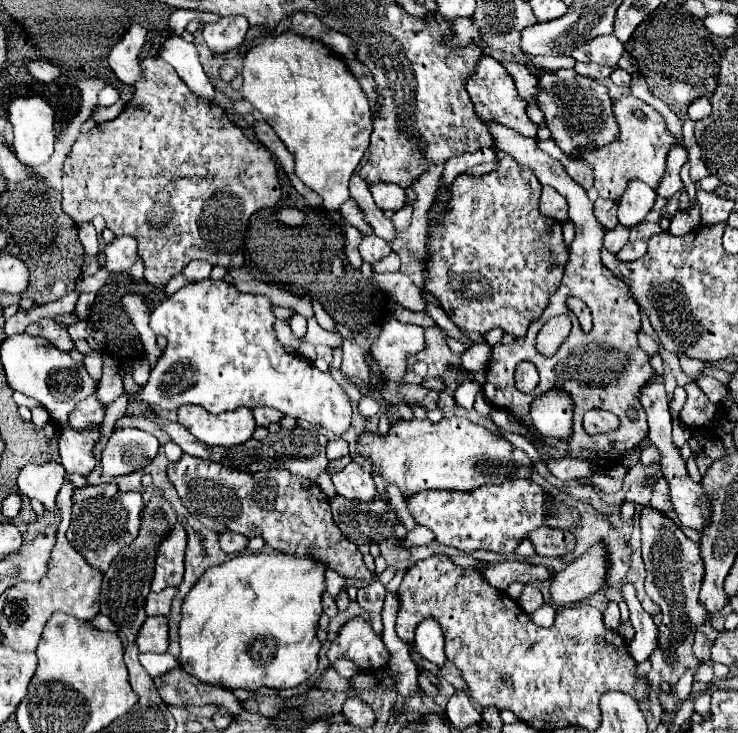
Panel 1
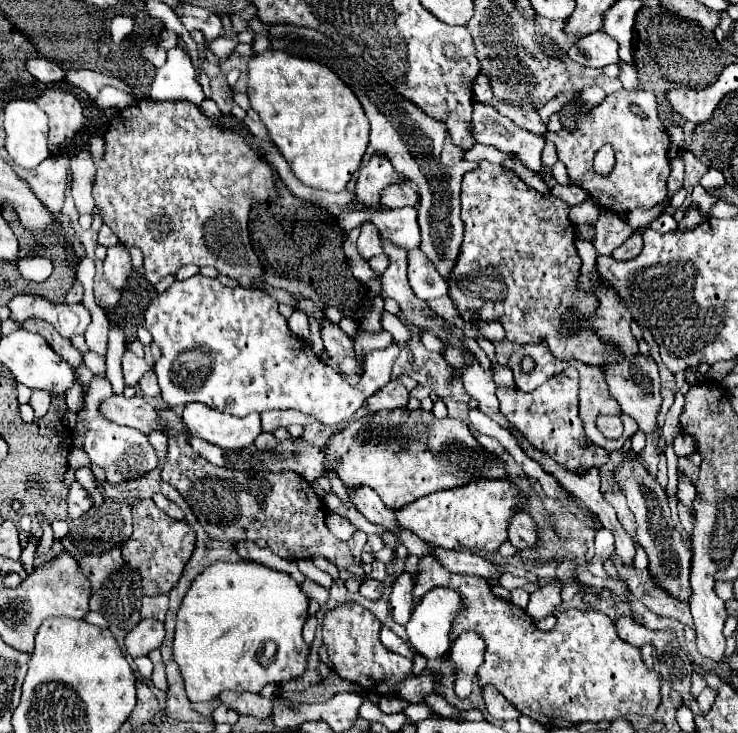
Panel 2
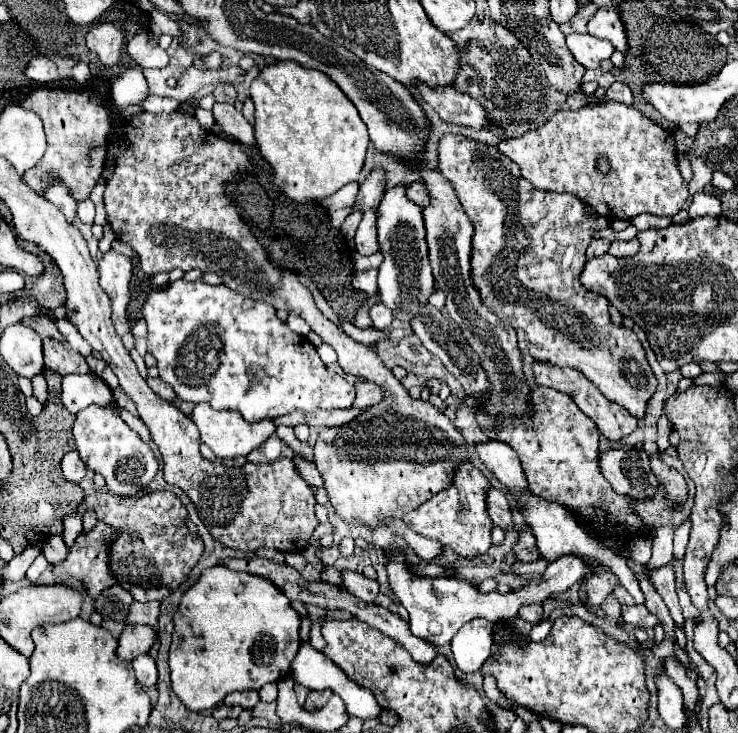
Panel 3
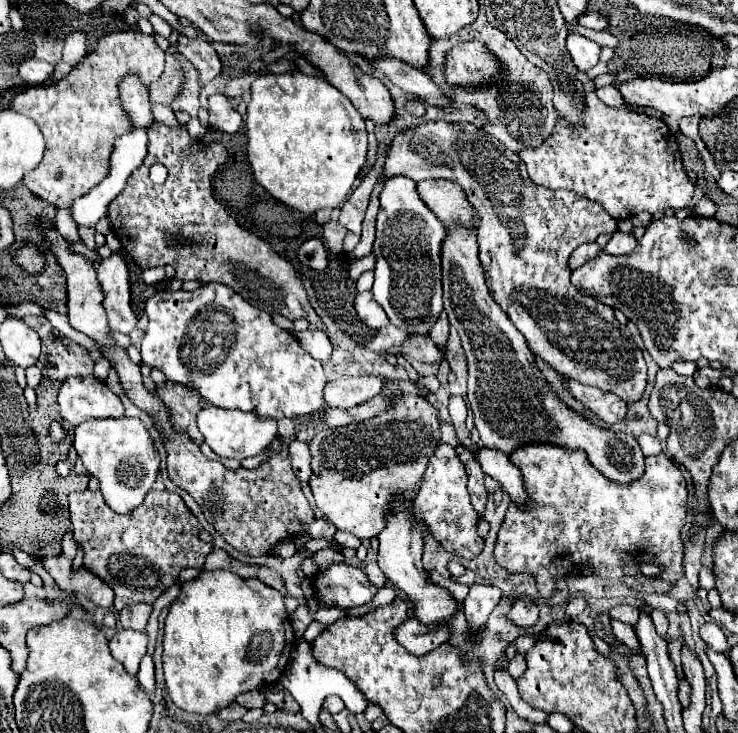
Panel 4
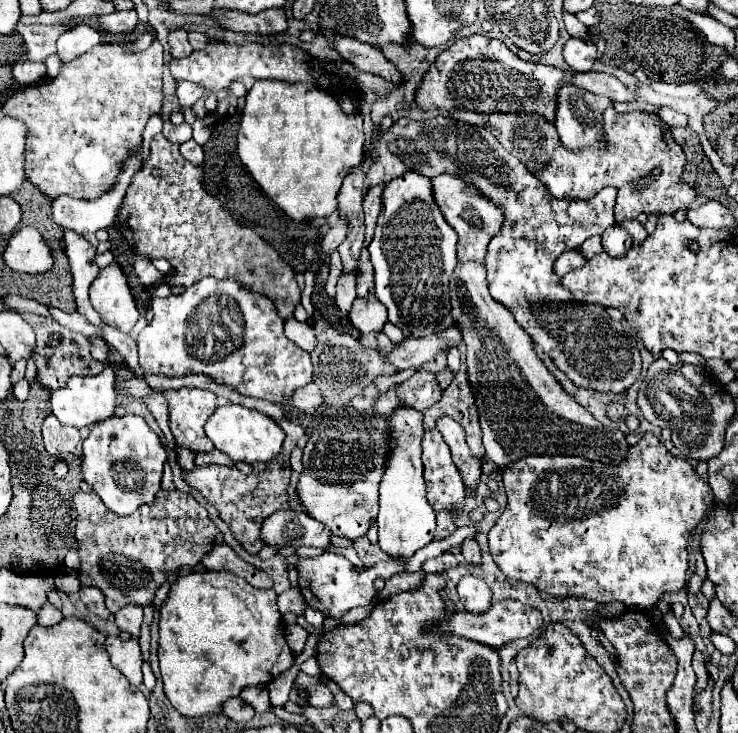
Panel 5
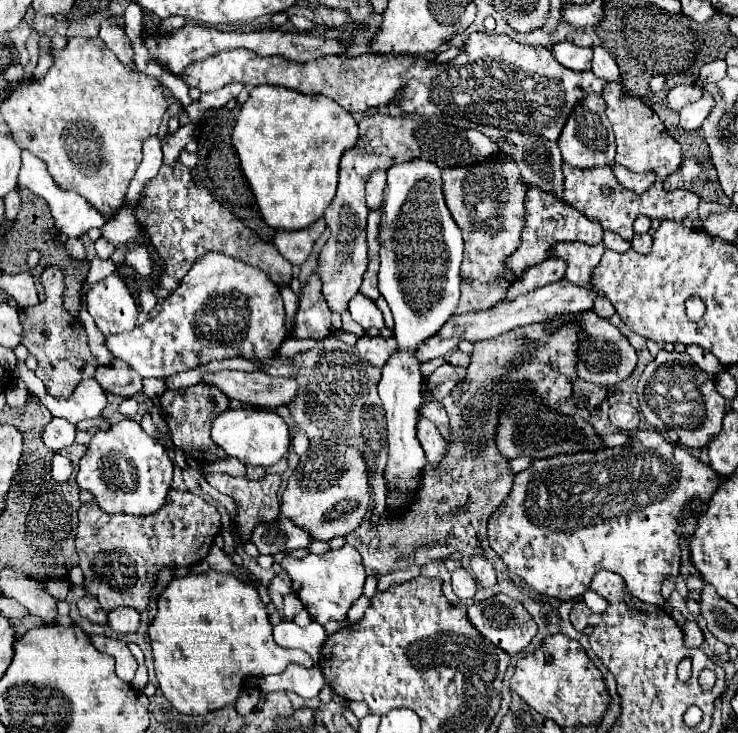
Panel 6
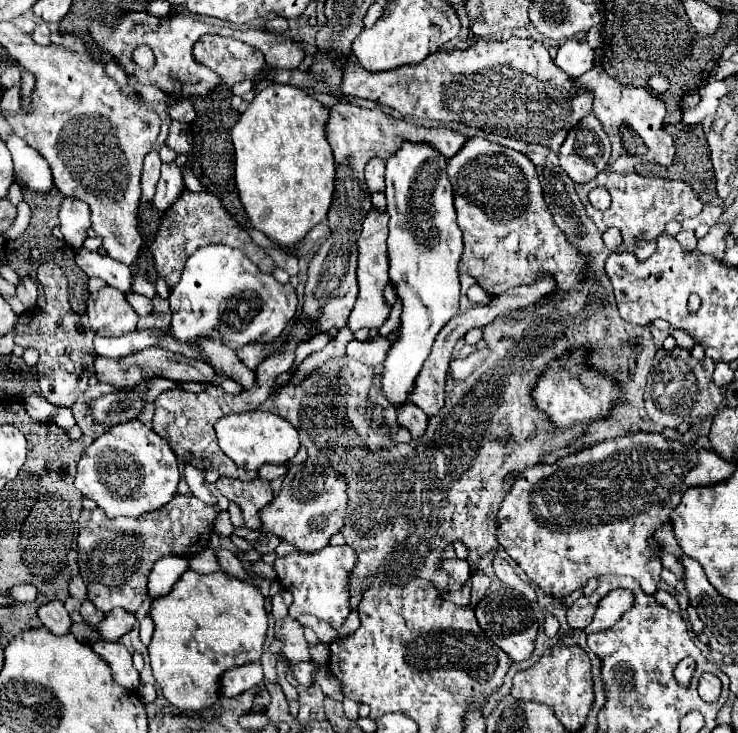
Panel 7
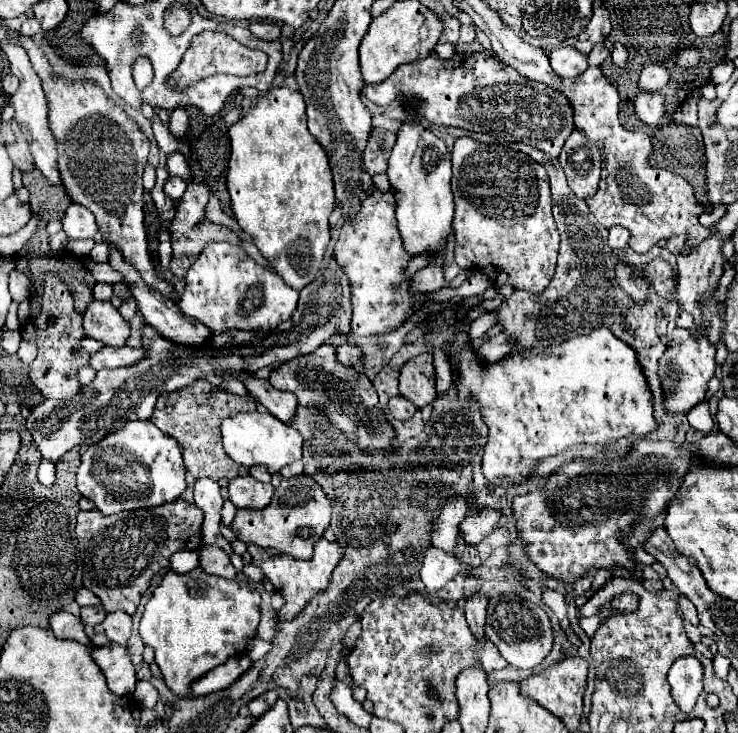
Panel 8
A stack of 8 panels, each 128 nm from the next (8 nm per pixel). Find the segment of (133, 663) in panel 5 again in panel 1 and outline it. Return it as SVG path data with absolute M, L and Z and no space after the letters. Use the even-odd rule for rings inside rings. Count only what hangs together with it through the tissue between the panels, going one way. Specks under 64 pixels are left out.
M150 616L138 632L138 650L140 652L166 652L168 650L168 618Z

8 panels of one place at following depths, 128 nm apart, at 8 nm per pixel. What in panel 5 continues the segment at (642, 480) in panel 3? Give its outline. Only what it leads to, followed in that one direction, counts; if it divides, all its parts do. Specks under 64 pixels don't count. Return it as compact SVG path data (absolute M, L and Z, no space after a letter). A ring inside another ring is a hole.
M458 262L450 276L450 316L466 344L466 368L478 406L486 456L504 468L530 454L570 454L618 466L626 460L630 444L616 426L600 424L582 408L548 372L534 352L532 338L498 304L486 284L486 266Z

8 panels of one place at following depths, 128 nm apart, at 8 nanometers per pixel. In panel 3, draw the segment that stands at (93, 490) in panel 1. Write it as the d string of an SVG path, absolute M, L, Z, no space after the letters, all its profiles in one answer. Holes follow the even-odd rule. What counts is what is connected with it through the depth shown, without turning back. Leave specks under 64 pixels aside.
M72 450L72 452L68 452L68 454L62 458L62 472L64 472L64 476L66 476L68 482L80 484L80 480L86 476L88 468L86 468L86 464L82 462L80 454L78 454L76 450ZM78 512L64 516L64 542L68 546L74 544L74 538L82 532L82 516Z

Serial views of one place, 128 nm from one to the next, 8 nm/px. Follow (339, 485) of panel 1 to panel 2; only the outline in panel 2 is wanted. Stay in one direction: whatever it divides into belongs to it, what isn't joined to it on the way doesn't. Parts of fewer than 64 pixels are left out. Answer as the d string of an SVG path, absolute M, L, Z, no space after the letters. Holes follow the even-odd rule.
M360 486L360 488L356 488L356 490L352 490L352 492L348 492L348 496L350 496L350 500L352 500L352 504L356 506L356 510L362 514L362 516L366 516L370 522L374 522L374 524L382 524L384 528L388 528L388 530L398 530L398 532L402 532L402 528L396 524L396 520L394 520L394 510L390 510L390 508L386 508L386 504L380 500L380 496L372 490L372 488L368 488L368 486Z

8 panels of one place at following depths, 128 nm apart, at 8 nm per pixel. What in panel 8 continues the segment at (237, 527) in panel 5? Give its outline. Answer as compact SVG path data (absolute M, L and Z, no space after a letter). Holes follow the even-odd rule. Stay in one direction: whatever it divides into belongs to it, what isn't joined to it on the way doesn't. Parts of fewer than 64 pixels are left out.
M238 476L228 482L228 500L242 510L262 510L270 504L274 494L272 484L254 480L252 476Z

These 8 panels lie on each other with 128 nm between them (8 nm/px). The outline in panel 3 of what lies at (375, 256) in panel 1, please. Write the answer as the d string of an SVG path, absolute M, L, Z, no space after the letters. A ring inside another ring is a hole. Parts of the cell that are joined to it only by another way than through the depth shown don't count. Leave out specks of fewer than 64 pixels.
M376 212L364 214L364 218L358 226L358 232L354 236L354 242L356 242L356 250L364 256L376 254L380 250L378 238L376 238Z

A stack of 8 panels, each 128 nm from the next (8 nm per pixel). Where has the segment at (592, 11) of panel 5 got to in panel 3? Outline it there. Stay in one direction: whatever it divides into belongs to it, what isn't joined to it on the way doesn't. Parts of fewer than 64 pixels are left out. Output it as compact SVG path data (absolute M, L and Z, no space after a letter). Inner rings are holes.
M610 4L610 6L602 6L594 18L588 22L588 32L592 36L598 38L606 38L610 40L616 50L620 50L622 54L628 52L628 42L626 42L626 32L624 32L624 22L620 16L620 8Z

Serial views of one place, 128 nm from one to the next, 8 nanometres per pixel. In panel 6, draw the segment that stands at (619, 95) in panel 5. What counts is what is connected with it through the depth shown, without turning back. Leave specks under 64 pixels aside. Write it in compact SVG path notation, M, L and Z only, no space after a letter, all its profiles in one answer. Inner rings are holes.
M472 32L462 46L462 52L444 64L430 64L422 58L412 56L358 56L358 58L344 58L344 56L322 56L318 60L308 62L292 62L282 56L258 56L252 50L230 50L220 52L216 56L210 56L206 60L192 62L186 72L180 76L190 88L198 88L200 92L214 92L230 82L242 82L250 86L260 84L276 84L284 88L298 90L302 94L324 94L332 100L336 100L344 110L352 114L364 114L368 108L390 104L394 94L402 88L402 100L398 106L406 114L416 116L440 116L448 114L454 118L468 118L478 124L490 124L498 128L510 128L518 132L538 132L540 136L546 136L548 140L558 140L566 116L570 114L570 108L574 108L576 100L580 100L584 94L602 94L606 80L596 78L592 72L572 72L566 66L558 64L550 50L536 48L536 46L522 46L514 42L510 36L494 36L494 34L480 34Z

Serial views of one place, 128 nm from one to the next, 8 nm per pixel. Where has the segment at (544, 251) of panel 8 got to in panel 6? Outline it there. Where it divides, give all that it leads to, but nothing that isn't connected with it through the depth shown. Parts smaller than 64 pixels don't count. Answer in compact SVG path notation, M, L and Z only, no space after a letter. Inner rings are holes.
M502 154L502 160L496 160L494 164L480 164L480 166L470 166L470 168L446 168L442 170L442 192L444 192L444 200L446 206L450 210L450 214L454 216L454 222L458 224L458 228L462 230L464 236L464 260L462 260L462 276L470 276L482 284L500 284L502 280L508 280L508 284L512 284L514 280L510 280L510 274L506 272L506 256L510 256L510 252L514 252L514 248L518 248L518 240L520 240L520 232L522 232L522 216L524 216L524 196L526 196L526 184L522 182L522 176L518 172L518 166L514 164L514 160L510 160L510 156ZM558 244L554 256L562 256L568 262L566 278L572 284L588 284L594 264L602 258L602 244ZM598 298L598 300L594 302L594 312L596 312L598 316L602 316L602 318L610 318L610 316L614 314L614 306L612 306L606 298Z

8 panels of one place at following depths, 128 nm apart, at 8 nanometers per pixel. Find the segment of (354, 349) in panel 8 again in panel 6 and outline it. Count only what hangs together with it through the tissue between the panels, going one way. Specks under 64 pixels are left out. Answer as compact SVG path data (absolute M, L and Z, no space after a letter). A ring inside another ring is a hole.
M364 336L356 342L356 348L366 362L370 362L374 366L384 366L388 362L388 358L398 352L398 342L394 336L390 336L390 338L382 338L382 336L366 338Z

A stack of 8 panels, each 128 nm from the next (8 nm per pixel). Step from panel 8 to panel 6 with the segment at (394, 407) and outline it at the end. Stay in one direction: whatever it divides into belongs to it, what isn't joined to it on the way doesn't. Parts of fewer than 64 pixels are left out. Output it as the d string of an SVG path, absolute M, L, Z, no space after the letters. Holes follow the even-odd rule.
M426 418L418 422L418 440L426 452L426 460L432 466L438 466L442 462L442 456L446 454L446 440L440 436L438 428Z

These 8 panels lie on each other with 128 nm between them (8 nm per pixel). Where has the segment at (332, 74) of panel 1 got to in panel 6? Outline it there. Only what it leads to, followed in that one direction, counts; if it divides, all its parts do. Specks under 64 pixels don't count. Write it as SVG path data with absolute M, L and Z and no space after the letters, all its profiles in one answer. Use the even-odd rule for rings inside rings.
M256 86L250 98L242 106L234 132L232 144L238 152L242 172L250 182L254 198L266 224L276 230L302 230L322 218L324 210L332 202L338 186L338 164L346 150L358 140L358 122L340 104L328 96L308 96L284 86Z

